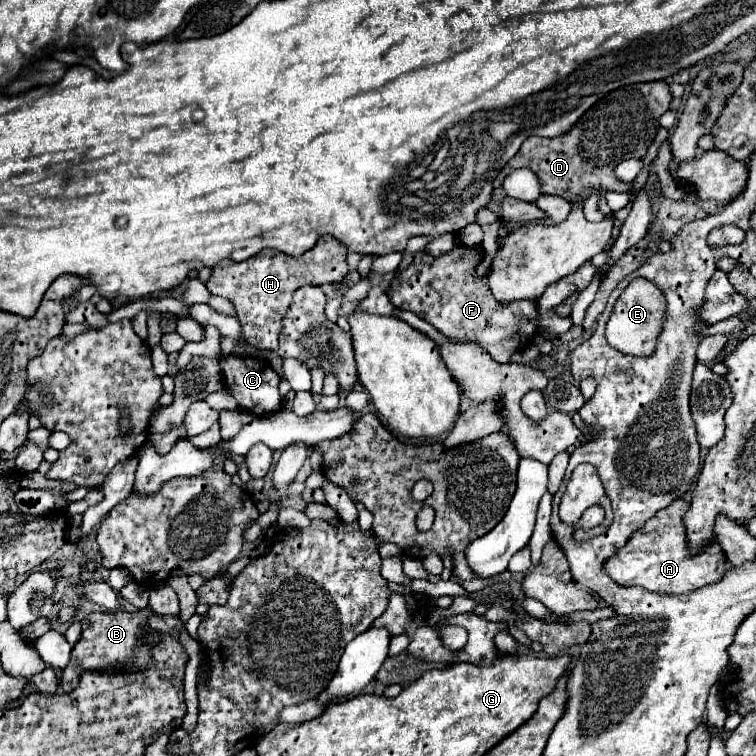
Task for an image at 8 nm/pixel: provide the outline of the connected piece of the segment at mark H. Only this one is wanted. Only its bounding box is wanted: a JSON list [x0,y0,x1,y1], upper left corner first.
[207,236,347,350]

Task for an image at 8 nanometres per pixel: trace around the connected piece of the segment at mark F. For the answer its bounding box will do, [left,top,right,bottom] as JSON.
[389,246,539,364]

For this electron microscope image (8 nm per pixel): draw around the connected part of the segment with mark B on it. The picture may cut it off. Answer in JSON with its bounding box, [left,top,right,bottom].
[61,608,161,692]

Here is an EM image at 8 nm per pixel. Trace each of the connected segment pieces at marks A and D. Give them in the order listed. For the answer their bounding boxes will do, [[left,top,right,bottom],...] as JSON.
[[603,498,725,594],[491,80,673,214]]

